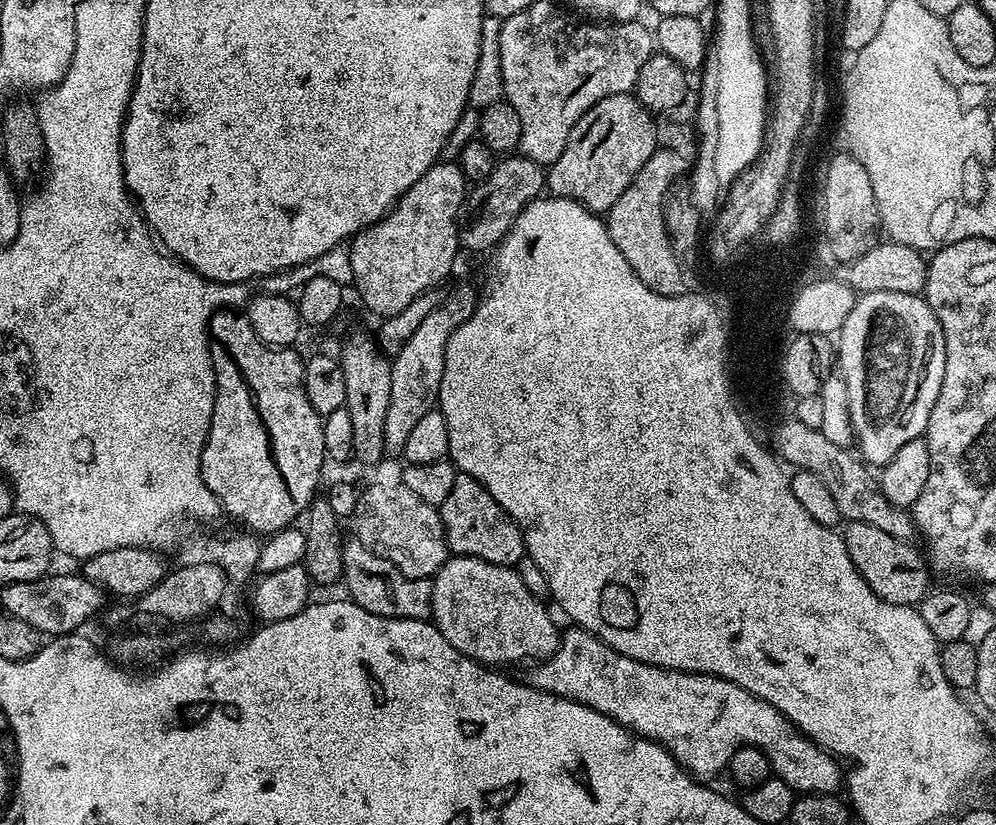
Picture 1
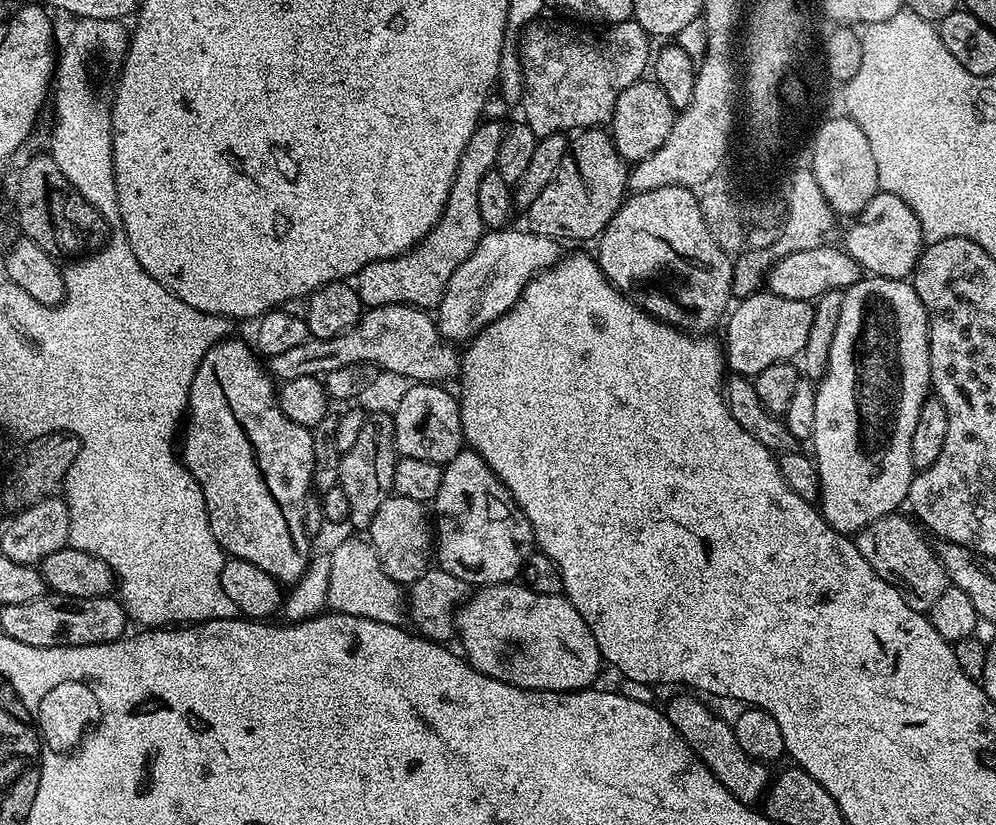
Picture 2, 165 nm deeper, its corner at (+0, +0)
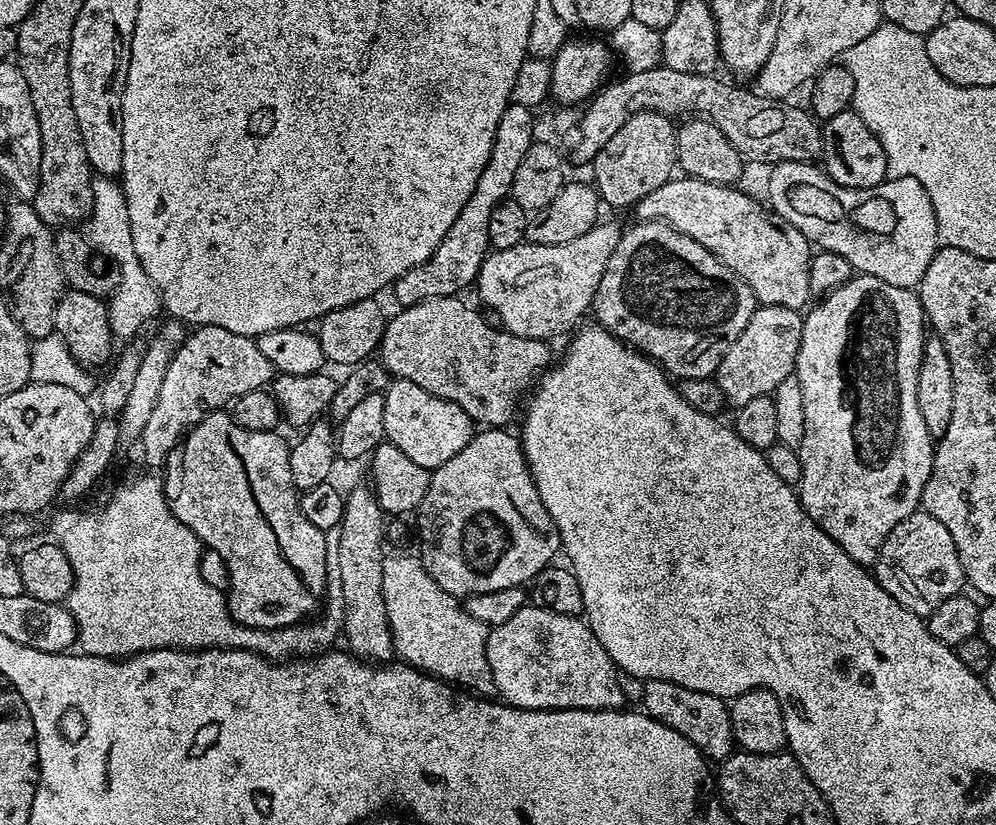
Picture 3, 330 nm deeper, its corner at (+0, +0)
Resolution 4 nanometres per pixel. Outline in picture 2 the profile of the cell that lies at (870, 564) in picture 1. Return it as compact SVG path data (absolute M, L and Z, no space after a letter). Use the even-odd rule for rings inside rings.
M900 515L883 516L855 533L858 554L862 554L866 562L870 562L872 569L883 580L899 590L904 601L915 612L927 613L934 606L934 602L938 602L938 597L949 588L948 575L939 555L933 549L931 552L927 542L920 537L921 529L917 521L907 515Z

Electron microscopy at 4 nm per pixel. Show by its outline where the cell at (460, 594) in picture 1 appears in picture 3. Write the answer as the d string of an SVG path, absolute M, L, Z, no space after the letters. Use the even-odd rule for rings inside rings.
M535 602L525 603L514 614L514 618L502 622L502 626L491 629L486 642L486 660L490 662L490 674L494 674L496 696L513 708L526 710L562 710L563 708L623 709L624 688L620 685L616 663L602 650L602 642L580 616L558 614L554 610L541 608Z

